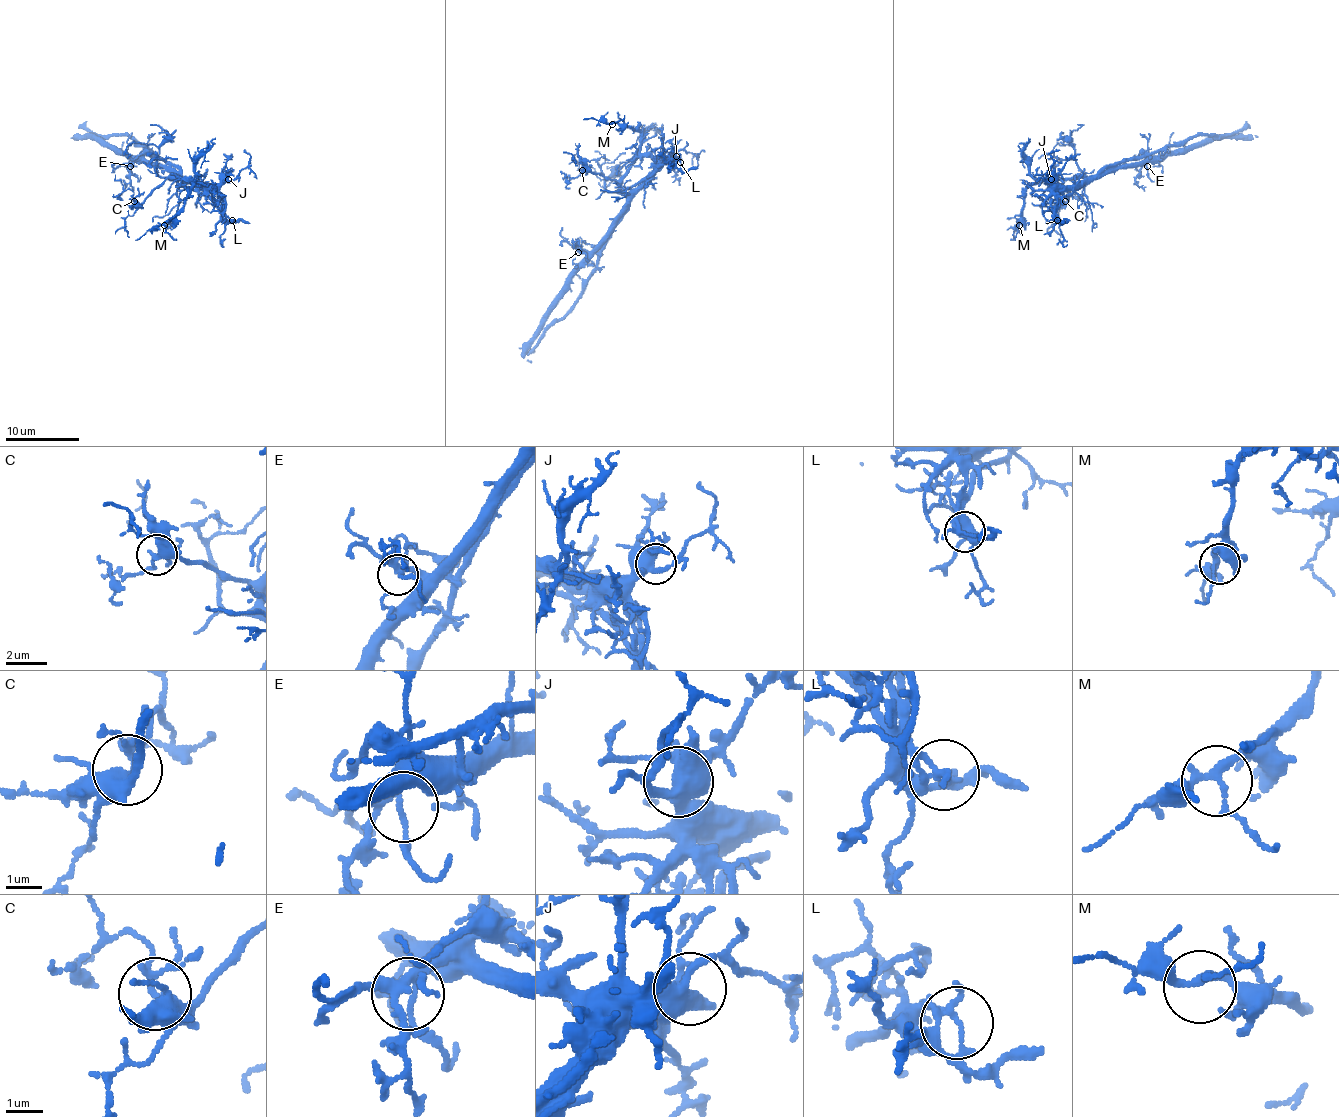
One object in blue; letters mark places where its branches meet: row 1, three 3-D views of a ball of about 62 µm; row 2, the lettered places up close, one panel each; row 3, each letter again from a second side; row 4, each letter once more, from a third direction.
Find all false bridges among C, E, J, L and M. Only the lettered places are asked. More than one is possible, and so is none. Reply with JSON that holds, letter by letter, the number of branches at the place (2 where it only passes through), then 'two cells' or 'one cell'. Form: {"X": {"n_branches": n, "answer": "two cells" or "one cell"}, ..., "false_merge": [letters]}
{"C": {"n_branches": 6, "answer": "one cell"}, "E": {"n_branches": 4, "answer": "one cell"}, "J": {"n_branches": 6, "answer": "one cell"}, "L": {"n_branches": 3, "answer": "two cells"}, "M": {"n_branches": 3, "answer": "one cell"}, "false_merge": ["L"]}

